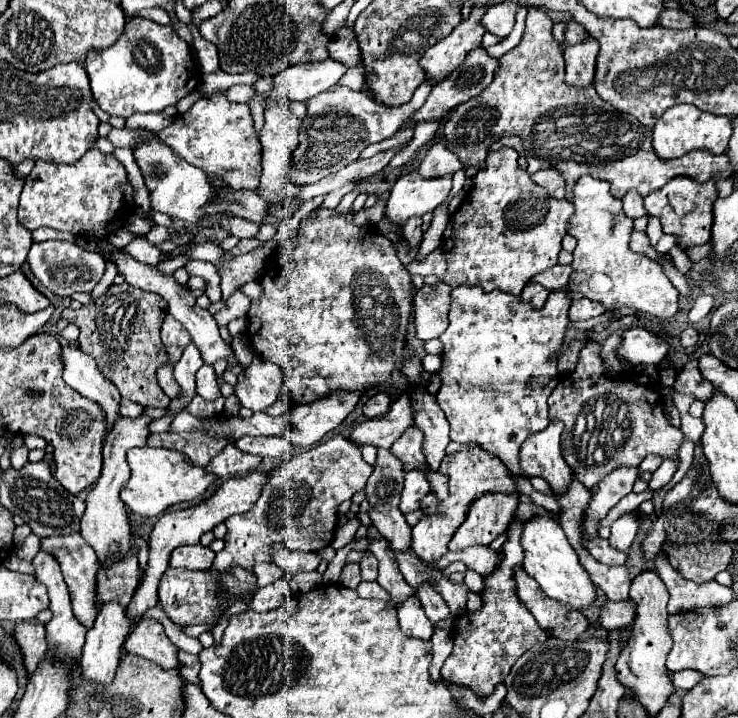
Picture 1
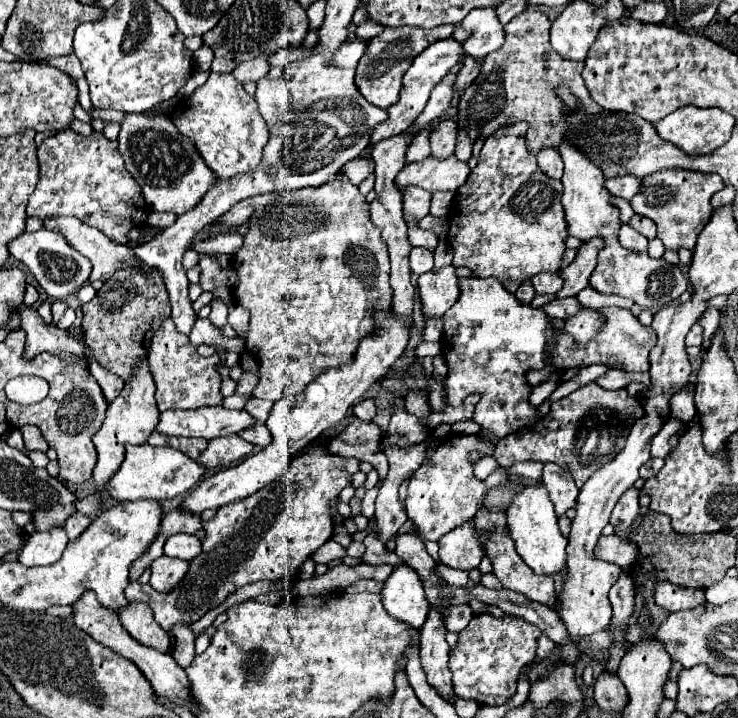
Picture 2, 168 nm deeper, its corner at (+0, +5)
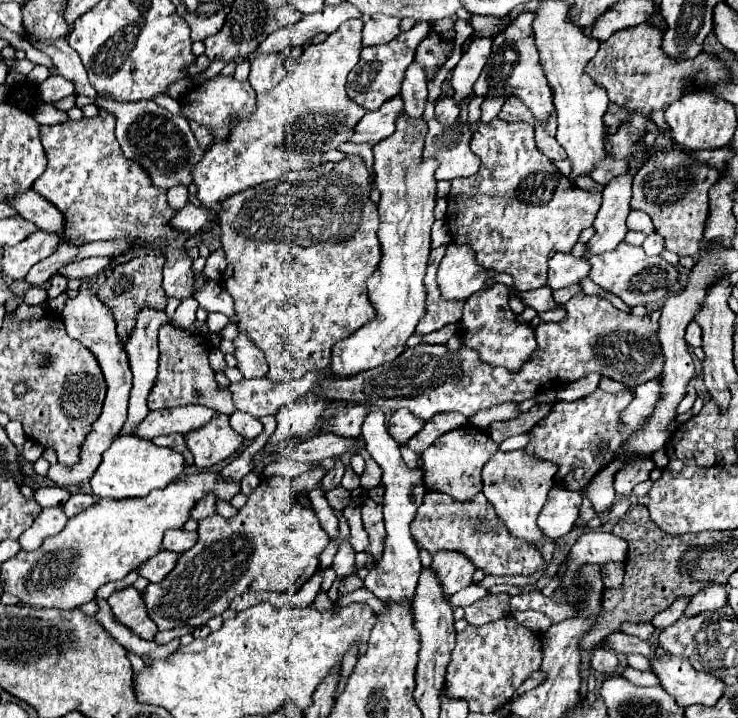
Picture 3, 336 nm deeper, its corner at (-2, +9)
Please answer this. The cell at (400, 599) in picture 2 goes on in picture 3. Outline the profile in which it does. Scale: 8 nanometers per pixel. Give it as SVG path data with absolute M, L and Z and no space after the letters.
M371 408L367 414L367 420L363 422L363 432L365 448L371 454L371 458L381 466L383 470L383 486L385 486L385 502L383 502L383 514L385 514L385 550L381 560L371 568L371 572L365 578L365 588L371 590L379 600L387 604L411 604L417 582L419 582L419 572L421 572L421 562L419 562L419 550L417 544L413 542L413 536L409 532L409 526L415 518L417 508L423 504L425 488L423 488L423 474L419 470L409 470L407 464L401 458L399 444L389 436L387 426L385 426L385 416L379 408Z

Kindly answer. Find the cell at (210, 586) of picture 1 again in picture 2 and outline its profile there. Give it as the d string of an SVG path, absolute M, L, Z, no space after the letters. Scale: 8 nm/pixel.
M161 556L153 562L151 566L151 580L149 584L157 590L157 592L169 592L171 588L175 588L179 584L179 580L187 574L189 564L185 560L177 560L177 558L169 558L169 556Z

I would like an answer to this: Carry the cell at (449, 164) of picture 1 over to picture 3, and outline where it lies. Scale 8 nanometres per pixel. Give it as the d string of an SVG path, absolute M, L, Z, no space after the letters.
M443 96L435 102L435 120L441 122L443 126L453 126L459 118L459 108L455 106L455 102L449 96Z

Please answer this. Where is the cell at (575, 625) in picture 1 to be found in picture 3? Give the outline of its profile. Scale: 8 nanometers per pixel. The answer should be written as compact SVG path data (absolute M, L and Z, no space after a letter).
M439 492L425 494L425 500L411 524L411 534L419 546L429 550L429 554L435 554L437 550L465 552L465 556L469 556L473 564L485 574L533 576L535 572L545 568L545 558L541 556L541 552L527 548L527 544L519 544L519 540L515 540L507 532L507 528L499 524L495 508L491 508L491 502L483 494L477 494L471 502L455 502Z

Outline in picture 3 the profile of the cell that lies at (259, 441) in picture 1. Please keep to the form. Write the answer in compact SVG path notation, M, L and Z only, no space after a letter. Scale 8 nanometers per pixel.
M239 410L231 414L231 426L235 432L245 436L247 440L255 440L263 432L263 424L257 418L253 418L247 412L239 412Z

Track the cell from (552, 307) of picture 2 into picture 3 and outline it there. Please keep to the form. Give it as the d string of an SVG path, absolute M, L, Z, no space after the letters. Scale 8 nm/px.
M537 288L537 290L531 290L531 292L519 292L517 294L527 306L535 308L537 312L547 312L547 310L555 310L559 308L559 304L553 300L551 296L551 288Z

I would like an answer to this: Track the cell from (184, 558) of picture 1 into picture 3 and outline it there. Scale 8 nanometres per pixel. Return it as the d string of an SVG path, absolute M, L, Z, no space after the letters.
M167 530L163 538L163 548L183 554L189 548L193 548L197 542L197 532L185 532L185 530Z

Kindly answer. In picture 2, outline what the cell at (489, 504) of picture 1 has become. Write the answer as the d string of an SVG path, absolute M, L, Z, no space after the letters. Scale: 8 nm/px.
M473 522L457 526L453 532L441 536L439 540L439 564L459 570L473 570L483 558L483 548L477 540Z

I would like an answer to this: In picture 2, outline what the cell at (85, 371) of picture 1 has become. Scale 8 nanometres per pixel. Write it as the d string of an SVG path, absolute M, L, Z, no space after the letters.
M21 304L21 308L17 308L15 312L21 318L21 328L27 334L25 340L25 358L33 358L41 352L53 352L57 356L61 356L63 360L73 360L73 358L85 358L83 346L79 340L73 340L69 336L69 332L59 330L57 326L47 326L41 316L37 314L35 308Z

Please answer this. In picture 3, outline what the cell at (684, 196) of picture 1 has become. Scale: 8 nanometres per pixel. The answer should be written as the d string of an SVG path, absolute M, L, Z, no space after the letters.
M681 148L657 152L649 158L633 178L631 208L653 218L657 232L665 238L665 248L679 256L697 256L709 218L709 190L717 184L719 172L695 162Z

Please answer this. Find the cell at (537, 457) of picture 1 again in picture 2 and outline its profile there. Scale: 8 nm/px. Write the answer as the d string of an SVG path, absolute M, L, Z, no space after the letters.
M545 464L541 480L543 480L545 488L549 490L557 516L563 516L569 508L575 508L579 488L575 486L569 470L561 468L559 464Z

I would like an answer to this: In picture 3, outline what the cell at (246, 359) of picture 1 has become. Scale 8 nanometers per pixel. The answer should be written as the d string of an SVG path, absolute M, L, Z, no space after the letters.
M212 312L208 314L206 322L210 333L220 335L220 331L228 324L229 320L222 313Z

